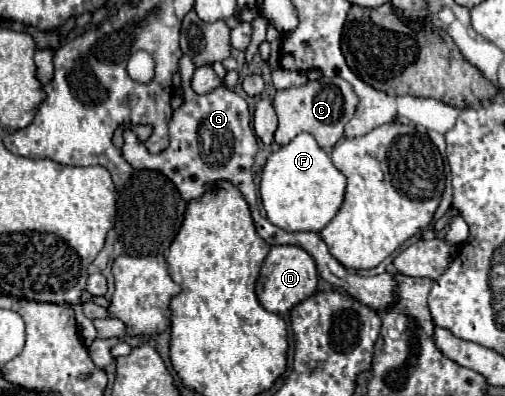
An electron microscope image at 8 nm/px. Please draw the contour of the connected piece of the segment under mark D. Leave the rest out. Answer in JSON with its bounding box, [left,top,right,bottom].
[257,245,317,313]

